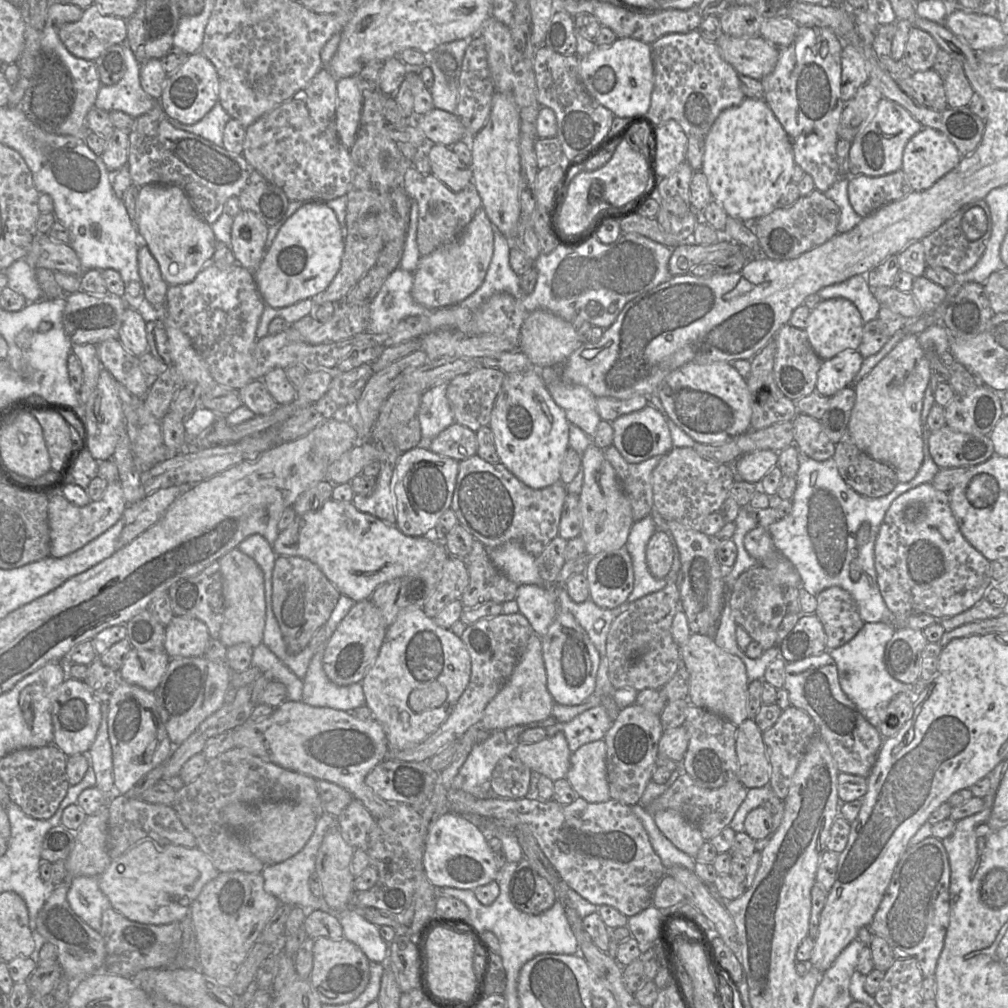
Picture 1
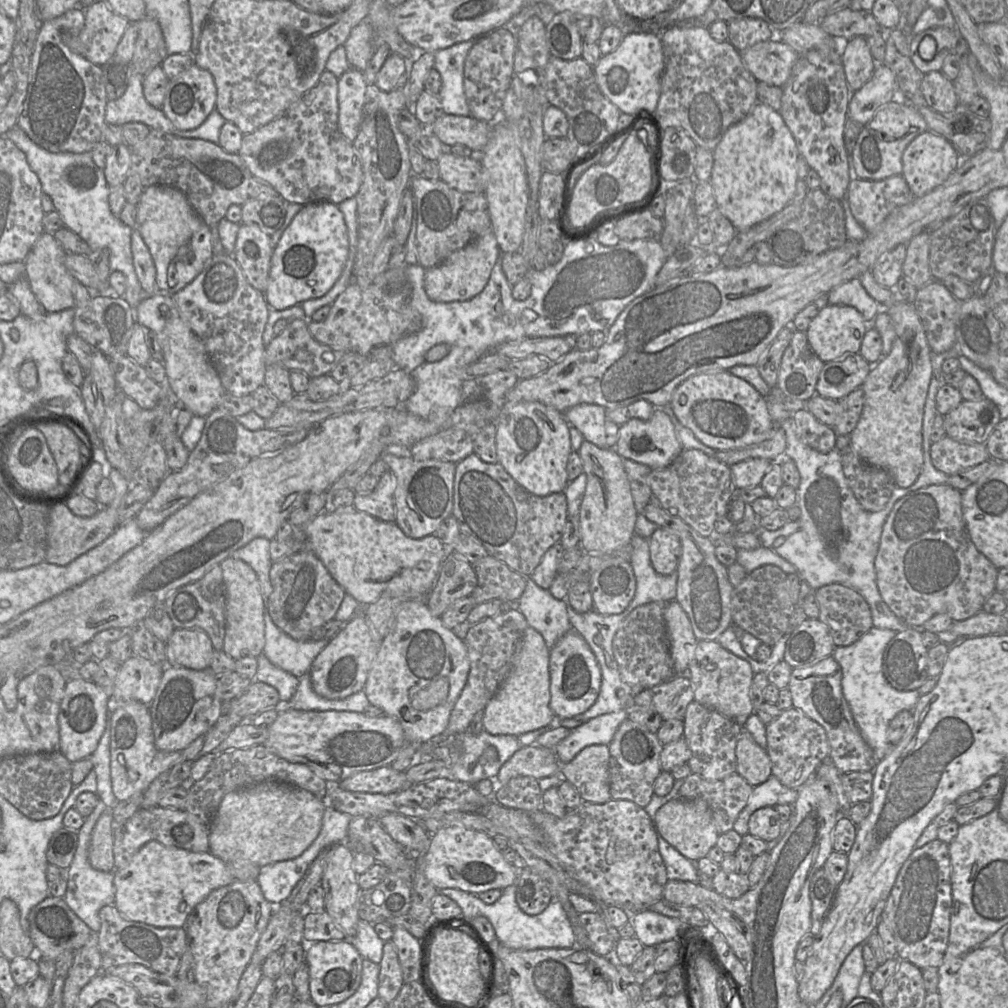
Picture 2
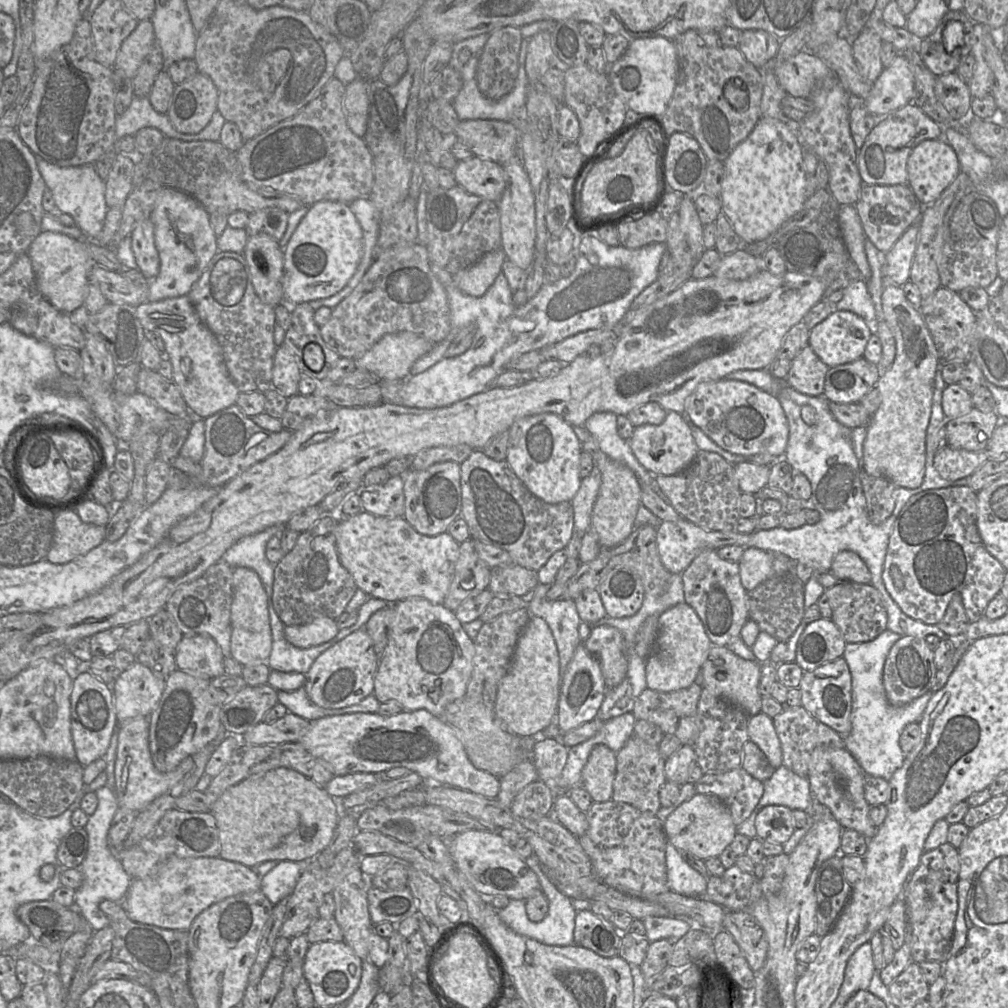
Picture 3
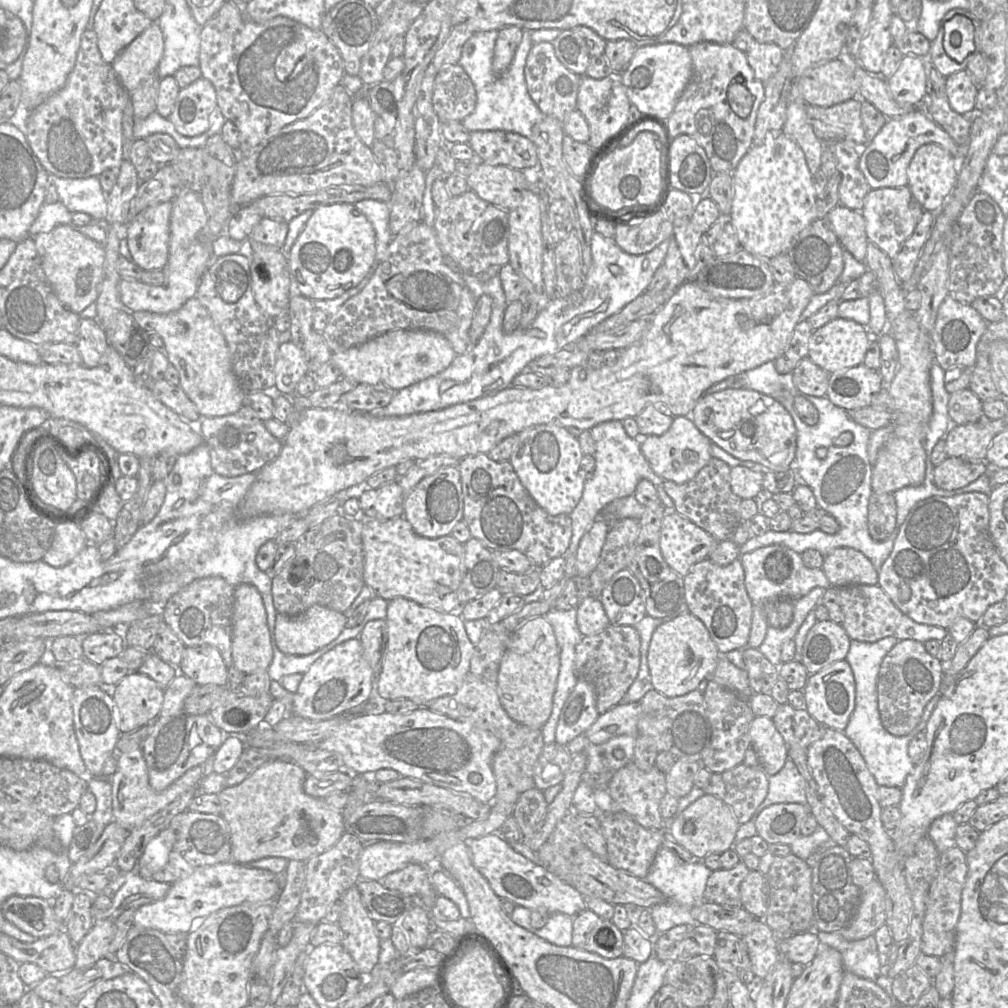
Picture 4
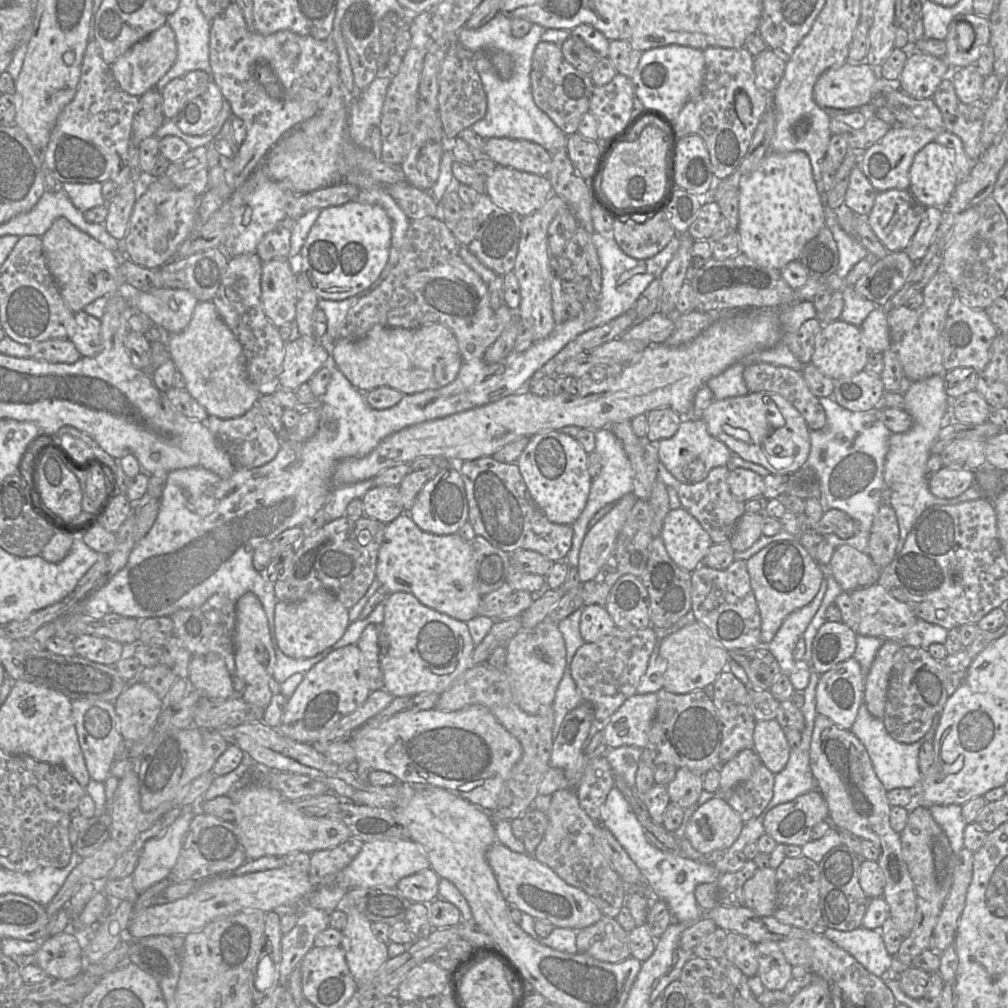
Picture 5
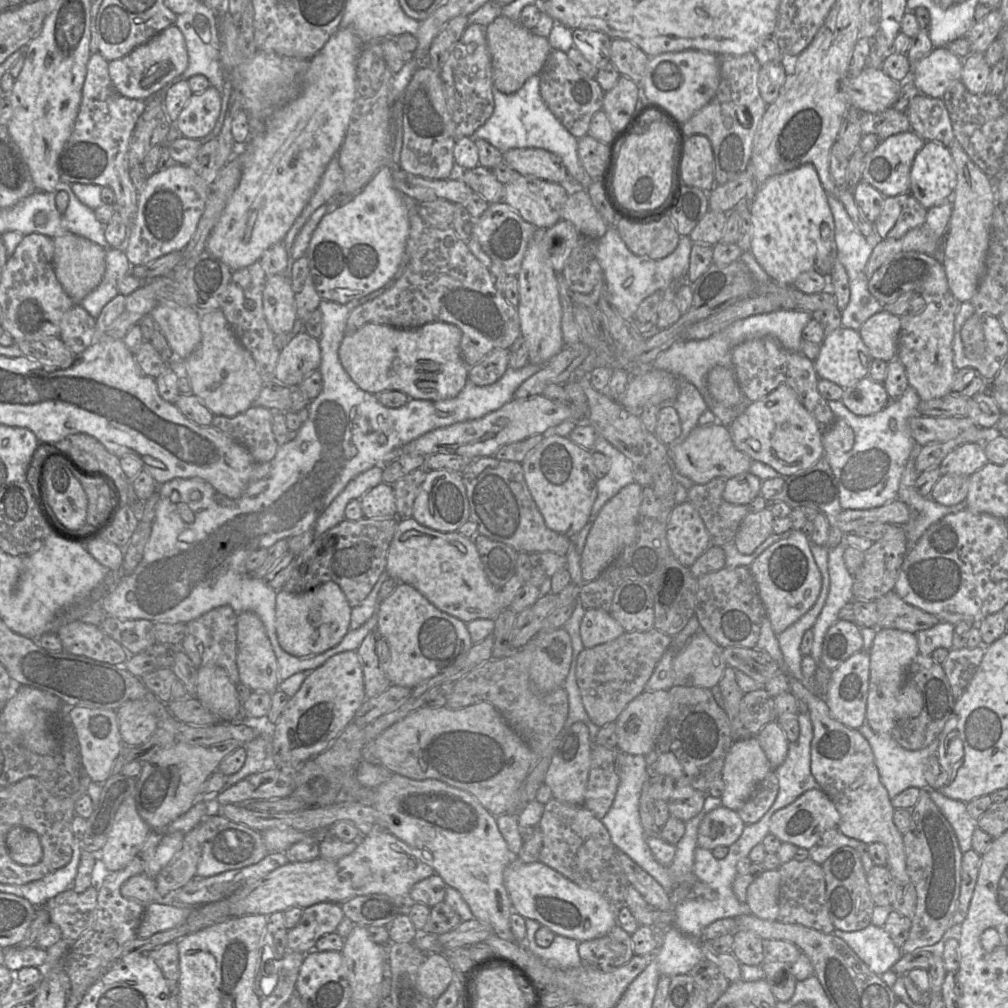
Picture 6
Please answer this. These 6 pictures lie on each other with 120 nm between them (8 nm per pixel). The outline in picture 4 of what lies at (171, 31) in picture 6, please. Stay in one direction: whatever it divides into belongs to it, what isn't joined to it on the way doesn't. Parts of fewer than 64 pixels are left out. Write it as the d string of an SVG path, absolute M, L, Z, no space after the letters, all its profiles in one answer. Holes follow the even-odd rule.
M153 22L116 57L111 66L121 85L131 93L145 78L157 71L163 51L164 38L162 30L157 22Z

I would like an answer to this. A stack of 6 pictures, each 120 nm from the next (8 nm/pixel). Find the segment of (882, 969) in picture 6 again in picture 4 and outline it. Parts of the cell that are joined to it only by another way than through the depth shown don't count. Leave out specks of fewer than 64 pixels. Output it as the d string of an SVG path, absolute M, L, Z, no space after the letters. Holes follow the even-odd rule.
M817 932L821 947L831 947L840 952L845 971L858 977L876 981L881 975L875 936L848 941L841 932Z

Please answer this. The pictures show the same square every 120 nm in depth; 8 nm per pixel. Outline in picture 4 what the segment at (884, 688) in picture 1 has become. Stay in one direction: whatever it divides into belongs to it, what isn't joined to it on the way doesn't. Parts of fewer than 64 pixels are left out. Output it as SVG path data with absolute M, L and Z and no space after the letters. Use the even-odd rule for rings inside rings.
M895 636L885 637L876 642L851 640L850 648L845 658L854 675L856 696L854 711L843 732L862 755L877 784L887 787L903 787L905 784L907 776L914 768L914 763L908 753L909 743L915 734L926 731L927 721L940 700L940 695L938 694L929 701L924 709L920 723L908 735L894 736L884 728L878 708L878 676L883 659L898 641Z

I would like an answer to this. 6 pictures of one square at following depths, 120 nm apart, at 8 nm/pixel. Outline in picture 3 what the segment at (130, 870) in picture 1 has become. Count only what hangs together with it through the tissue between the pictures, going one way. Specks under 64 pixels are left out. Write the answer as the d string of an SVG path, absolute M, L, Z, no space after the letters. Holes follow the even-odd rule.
M171 855L156 875L131 880L121 901L128 917L163 929L188 931L194 919L211 905L228 897L261 889L261 877L250 867L220 857L180 858Z

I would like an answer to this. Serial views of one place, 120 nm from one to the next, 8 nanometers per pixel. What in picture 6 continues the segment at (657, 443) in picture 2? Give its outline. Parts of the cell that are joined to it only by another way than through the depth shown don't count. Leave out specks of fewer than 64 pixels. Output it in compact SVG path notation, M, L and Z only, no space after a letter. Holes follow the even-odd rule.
M718 422L700 426L697 425L682 442L668 446L672 466L694 484L706 484L716 477L732 478L749 472L752 459L739 451L730 436L728 428Z

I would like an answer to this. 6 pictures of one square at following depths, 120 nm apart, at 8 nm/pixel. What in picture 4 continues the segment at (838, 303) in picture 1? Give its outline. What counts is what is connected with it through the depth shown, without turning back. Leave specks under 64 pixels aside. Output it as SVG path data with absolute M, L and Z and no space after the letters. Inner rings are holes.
M836 317L813 331L808 357L830 374L857 366L863 363L871 336L861 324Z

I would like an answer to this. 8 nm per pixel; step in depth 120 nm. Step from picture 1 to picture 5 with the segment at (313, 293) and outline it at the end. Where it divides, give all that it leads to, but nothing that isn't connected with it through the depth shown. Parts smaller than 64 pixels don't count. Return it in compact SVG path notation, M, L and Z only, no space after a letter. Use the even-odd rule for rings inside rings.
M352 200L321 209L300 254L289 258L289 265L294 275L302 275L319 299L341 301L367 289L377 280L388 261L390 244L391 221L386 211L376 204Z

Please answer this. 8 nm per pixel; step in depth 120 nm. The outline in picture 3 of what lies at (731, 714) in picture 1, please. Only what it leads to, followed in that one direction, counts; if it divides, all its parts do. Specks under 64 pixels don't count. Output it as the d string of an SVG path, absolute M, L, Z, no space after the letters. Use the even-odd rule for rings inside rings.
M712 645L701 667L701 674L703 689L743 709L750 716L761 712L763 697L759 693L760 665L758 662L743 659L726 646Z

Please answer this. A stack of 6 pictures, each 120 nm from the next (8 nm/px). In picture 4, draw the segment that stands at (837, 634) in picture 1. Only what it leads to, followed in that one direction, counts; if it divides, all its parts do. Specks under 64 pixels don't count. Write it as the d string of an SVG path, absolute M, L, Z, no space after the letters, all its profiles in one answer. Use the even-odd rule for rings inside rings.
M878 584L843 586L837 589L844 614L841 626L851 640L876 642L895 635L903 613Z

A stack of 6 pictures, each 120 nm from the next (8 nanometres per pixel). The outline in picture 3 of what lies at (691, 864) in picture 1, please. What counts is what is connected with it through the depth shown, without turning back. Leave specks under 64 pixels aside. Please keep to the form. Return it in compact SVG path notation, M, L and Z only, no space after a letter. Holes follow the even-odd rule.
M667 843L665 858L669 890L685 896L703 896L706 893L707 879L684 860L673 844Z

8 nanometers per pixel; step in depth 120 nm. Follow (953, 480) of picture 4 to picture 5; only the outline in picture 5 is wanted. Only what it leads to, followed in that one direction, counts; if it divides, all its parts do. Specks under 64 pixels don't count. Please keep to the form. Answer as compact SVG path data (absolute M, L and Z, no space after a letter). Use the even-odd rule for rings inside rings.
M943 466L929 480L930 492L938 498L955 498L975 483L976 472Z

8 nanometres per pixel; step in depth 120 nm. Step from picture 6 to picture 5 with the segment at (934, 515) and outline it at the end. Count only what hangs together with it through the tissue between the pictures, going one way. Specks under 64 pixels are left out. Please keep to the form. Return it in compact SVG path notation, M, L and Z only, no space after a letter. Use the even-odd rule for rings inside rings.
M933 375L916 382L905 380L904 400L904 410L912 417L913 425L904 433L891 434L884 467L888 503L896 512L900 531L900 542L896 552L901 551L913 524L927 508L934 505L955 505L984 497L984 492L975 483L955 498L938 498L929 489L926 465L932 446L937 441L941 429L953 421L950 416L949 396L945 392L944 375Z

